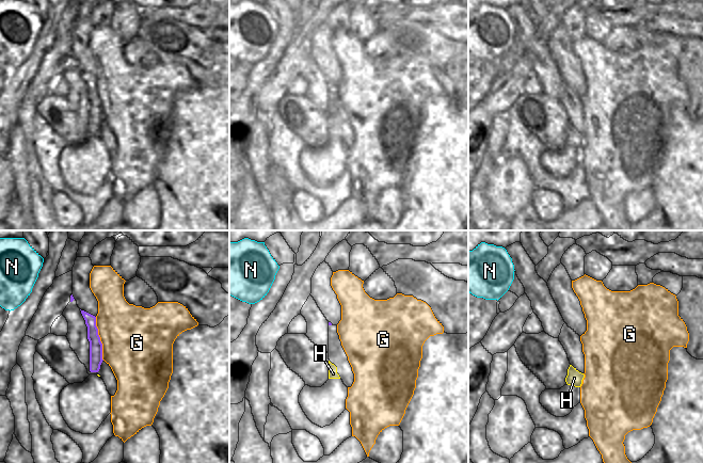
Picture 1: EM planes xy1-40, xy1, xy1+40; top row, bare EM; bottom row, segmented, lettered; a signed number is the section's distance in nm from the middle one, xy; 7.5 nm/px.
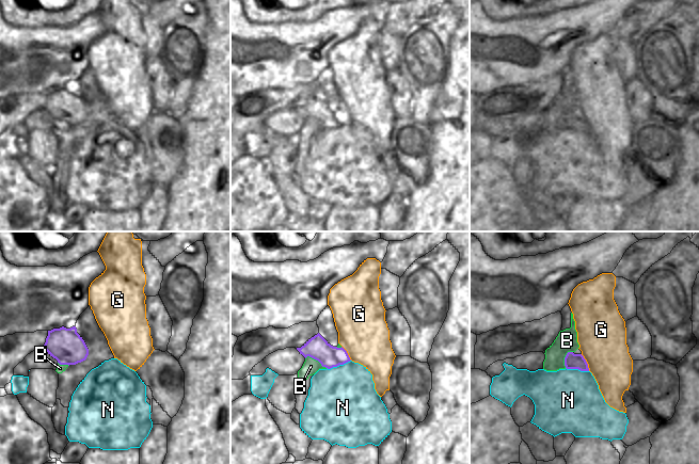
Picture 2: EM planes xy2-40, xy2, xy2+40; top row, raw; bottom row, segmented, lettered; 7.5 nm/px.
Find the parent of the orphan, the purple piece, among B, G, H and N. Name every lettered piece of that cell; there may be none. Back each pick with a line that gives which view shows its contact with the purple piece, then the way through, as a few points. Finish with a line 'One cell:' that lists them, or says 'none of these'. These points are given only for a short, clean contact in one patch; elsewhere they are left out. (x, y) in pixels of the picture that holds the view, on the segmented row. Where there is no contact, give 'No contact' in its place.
H: No contact
One cell: H.

